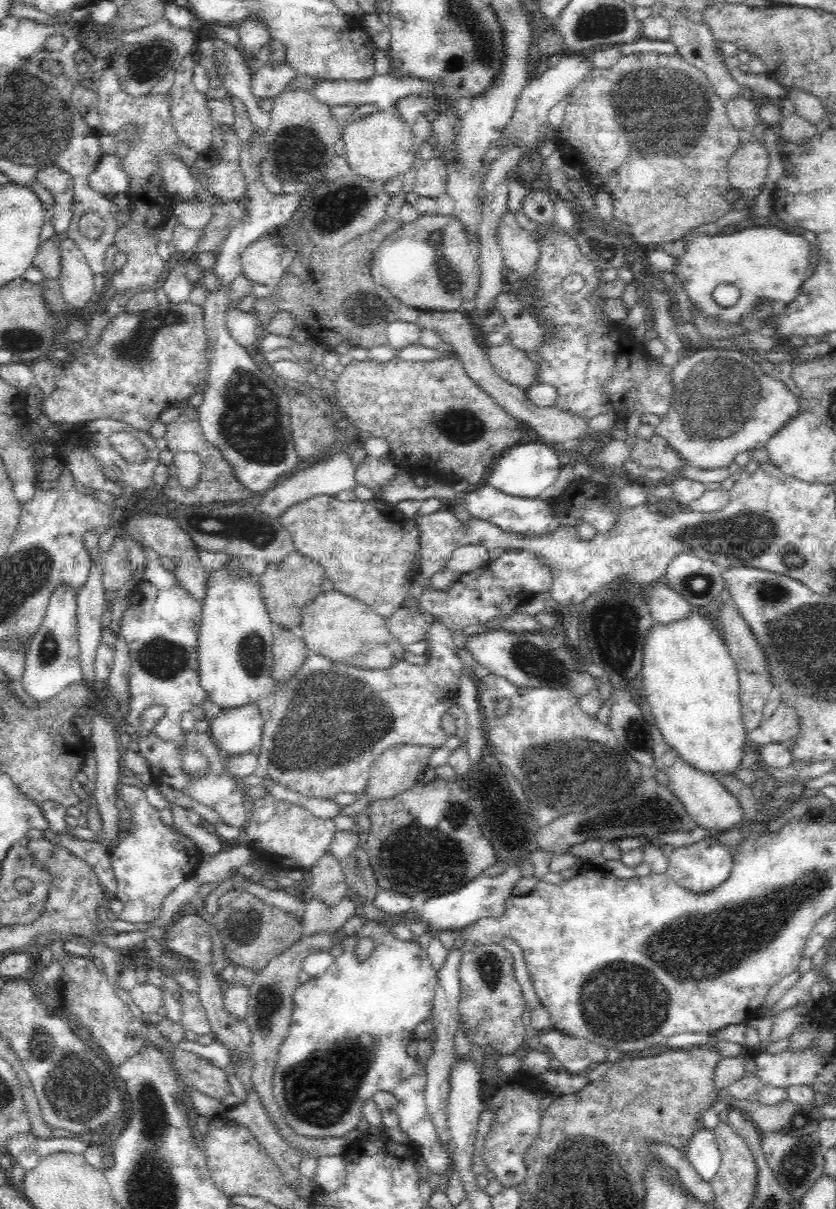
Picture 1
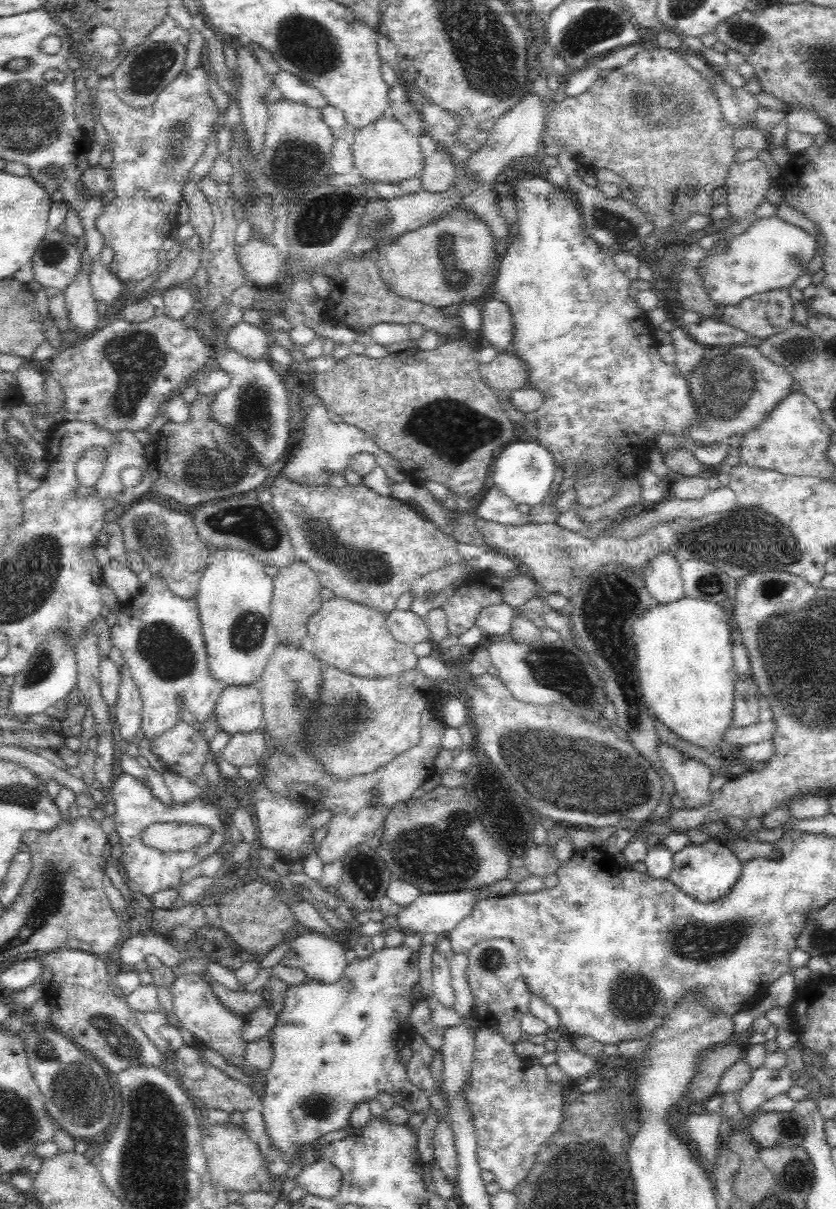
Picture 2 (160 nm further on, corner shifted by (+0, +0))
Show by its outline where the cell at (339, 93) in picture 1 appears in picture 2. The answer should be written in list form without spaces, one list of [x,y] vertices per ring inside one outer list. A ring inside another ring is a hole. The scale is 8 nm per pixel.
[[[279,69],[276,74],[272,74],[271,76],[274,87],[282,94],[282,99],[302,103],[302,105],[316,109],[324,108],[327,105],[324,95],[318,89],[302,81],[298,76],[282,69]]]

